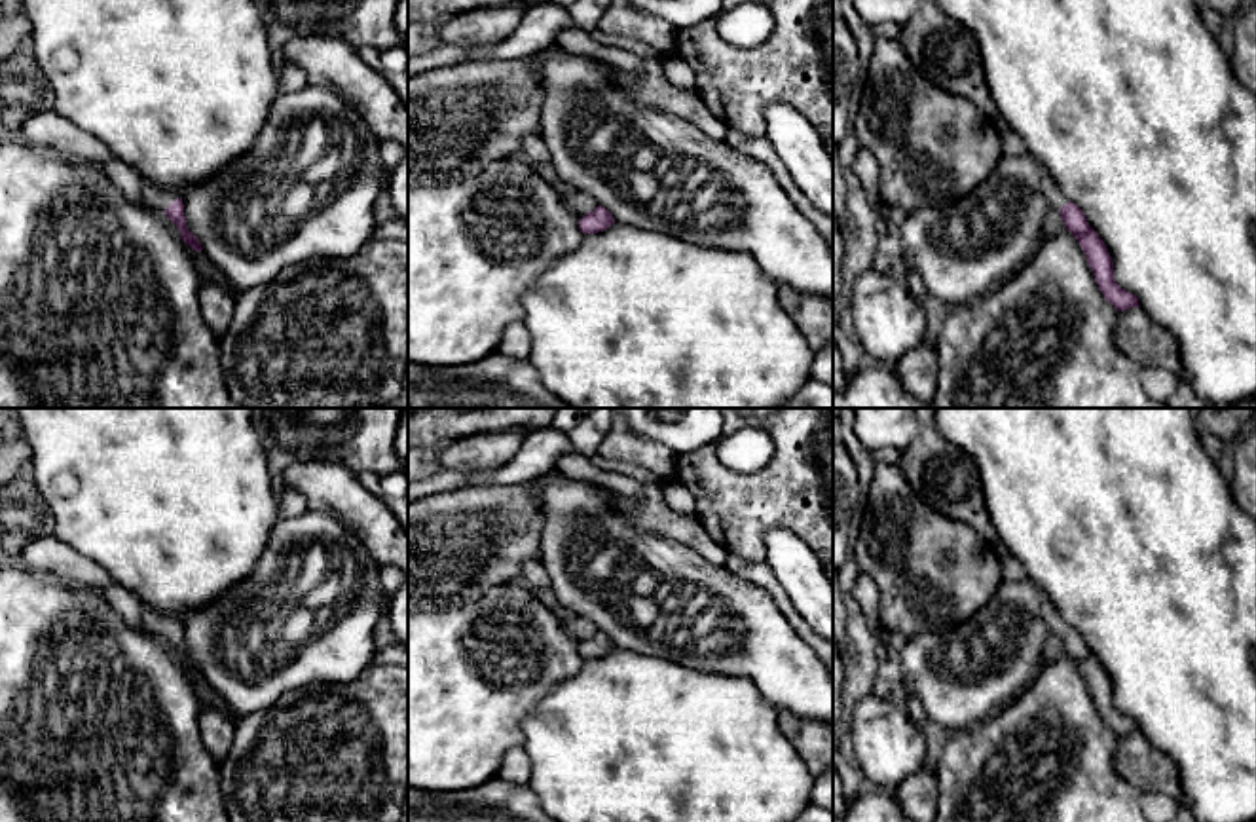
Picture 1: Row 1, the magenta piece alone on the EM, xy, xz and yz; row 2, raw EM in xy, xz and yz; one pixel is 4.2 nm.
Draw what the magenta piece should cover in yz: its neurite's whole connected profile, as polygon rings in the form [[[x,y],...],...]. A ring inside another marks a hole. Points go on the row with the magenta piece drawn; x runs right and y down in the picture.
[[[1051,177],[1045,178],[1045,196],[1049,207],[1061,213],[1064,228],[1078,239],[1104,298],[1117,311],[1138,308],[1138,298],[1116,283],[1114,262],[1104,241],[1089,226],[1083,211],[1062,194]]]

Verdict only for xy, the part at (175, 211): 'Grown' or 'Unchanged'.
Grown

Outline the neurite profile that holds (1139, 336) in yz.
[[[1129,308],[1119,311],[1116,344],[1121,353],[1140,366],[1161,366],[1182,380],[1180,349],[1174,336],[1144,309]]]

